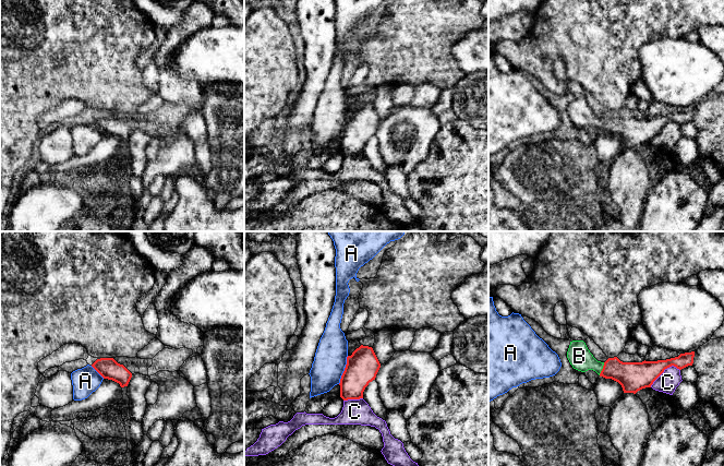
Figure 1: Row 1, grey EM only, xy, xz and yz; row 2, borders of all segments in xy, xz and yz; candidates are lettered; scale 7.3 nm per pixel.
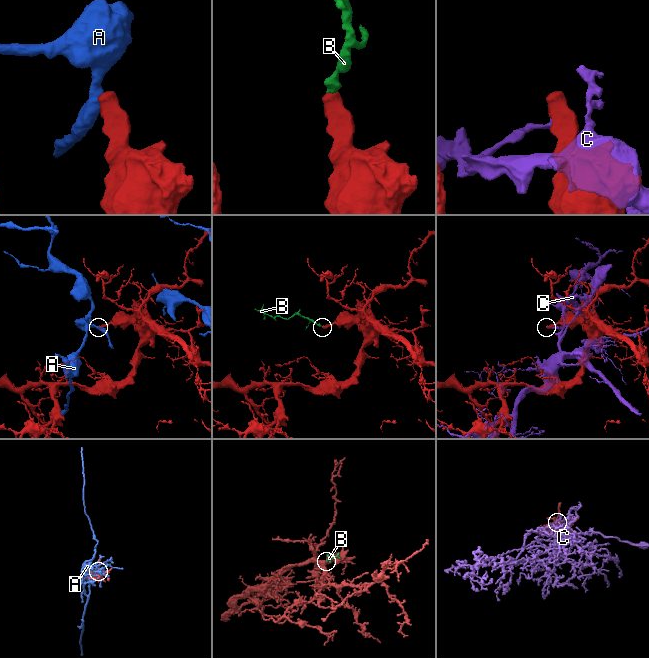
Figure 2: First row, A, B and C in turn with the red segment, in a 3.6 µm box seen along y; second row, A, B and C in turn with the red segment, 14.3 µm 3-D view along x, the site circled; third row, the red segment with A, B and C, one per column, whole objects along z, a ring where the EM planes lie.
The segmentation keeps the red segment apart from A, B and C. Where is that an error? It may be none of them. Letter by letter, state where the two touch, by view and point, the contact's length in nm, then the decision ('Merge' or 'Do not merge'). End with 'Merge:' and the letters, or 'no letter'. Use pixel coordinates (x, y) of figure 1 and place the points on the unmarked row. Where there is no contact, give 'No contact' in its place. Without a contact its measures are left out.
A: Touches red at xz (345, 126). Shared border 220 nm. Do not merge
B: Touches red at yz (602, 124). Shared border 100 nm. Merge
C: Touches red at yz (663, 127). Shared border 260 nm. Do not merge
Merge: B

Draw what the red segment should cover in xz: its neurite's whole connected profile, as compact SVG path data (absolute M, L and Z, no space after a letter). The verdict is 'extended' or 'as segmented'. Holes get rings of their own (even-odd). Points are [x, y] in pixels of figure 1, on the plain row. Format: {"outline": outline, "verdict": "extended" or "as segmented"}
{"outline": "M361 100L351 111L340 134L340 153L343 156L363 154L363 147L375 135L381 119L372 103Z", "verdict": "as segmented"}

